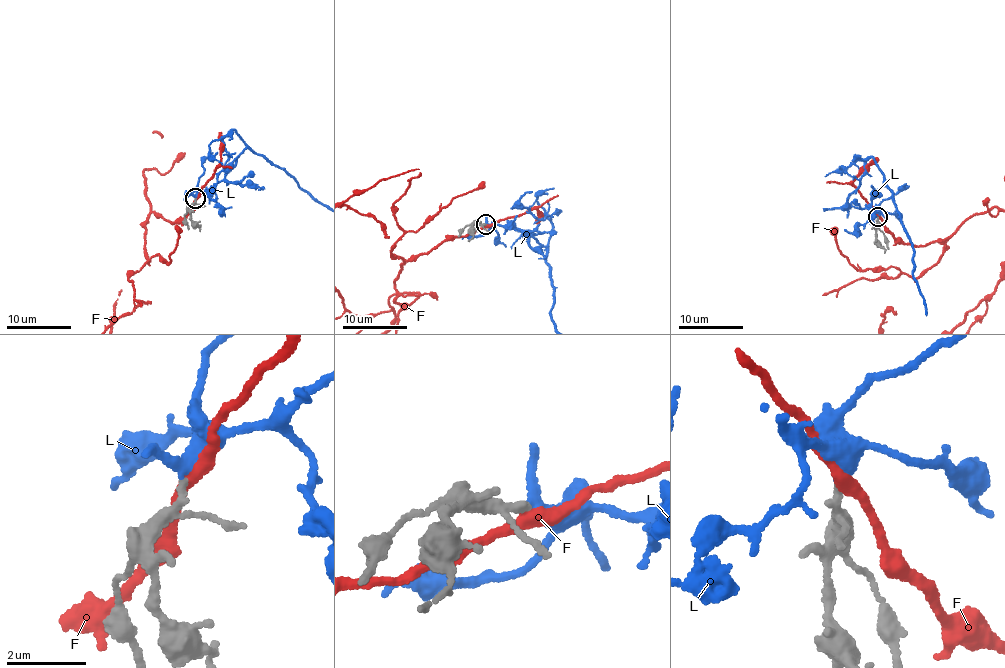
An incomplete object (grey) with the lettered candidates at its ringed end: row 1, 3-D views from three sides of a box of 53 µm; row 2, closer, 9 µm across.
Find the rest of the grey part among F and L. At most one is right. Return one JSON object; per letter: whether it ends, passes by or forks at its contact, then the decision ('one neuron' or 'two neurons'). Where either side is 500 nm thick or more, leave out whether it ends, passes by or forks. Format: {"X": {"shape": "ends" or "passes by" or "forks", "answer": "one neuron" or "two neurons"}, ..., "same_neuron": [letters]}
{"F": {"shape": "passes by", "answer": "two neurons"}, "L": {"shape": "passes by", "answer": "one neuron"}, "same_neuron": ["L"]}

